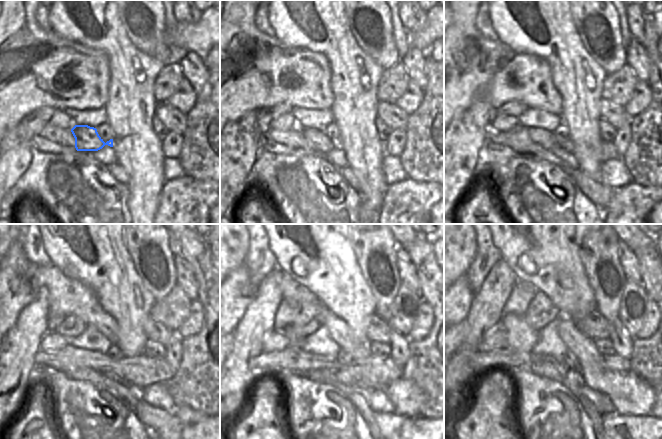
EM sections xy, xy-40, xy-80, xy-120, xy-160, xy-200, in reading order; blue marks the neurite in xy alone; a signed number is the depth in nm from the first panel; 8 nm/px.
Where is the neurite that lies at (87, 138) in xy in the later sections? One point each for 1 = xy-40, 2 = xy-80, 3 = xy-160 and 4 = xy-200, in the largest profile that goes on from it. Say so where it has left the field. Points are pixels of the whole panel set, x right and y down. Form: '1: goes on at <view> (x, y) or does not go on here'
1: goes on at xy-40 (317, 140)
2: goes on at xy-80 (566, 144)
3: goes on at xy-160 (376, 371)
4: goes on at xy-200 (613, 362)

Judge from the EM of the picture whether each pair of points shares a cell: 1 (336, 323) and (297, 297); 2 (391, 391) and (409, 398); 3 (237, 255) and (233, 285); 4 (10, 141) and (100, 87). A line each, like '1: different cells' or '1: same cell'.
1: same cell
2: same cell
3: different cells
4: different cells

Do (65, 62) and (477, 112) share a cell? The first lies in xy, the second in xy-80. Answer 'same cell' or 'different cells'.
different cells

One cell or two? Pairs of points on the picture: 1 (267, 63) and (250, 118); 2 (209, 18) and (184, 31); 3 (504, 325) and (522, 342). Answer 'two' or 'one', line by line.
1: two
2: one
3: one

